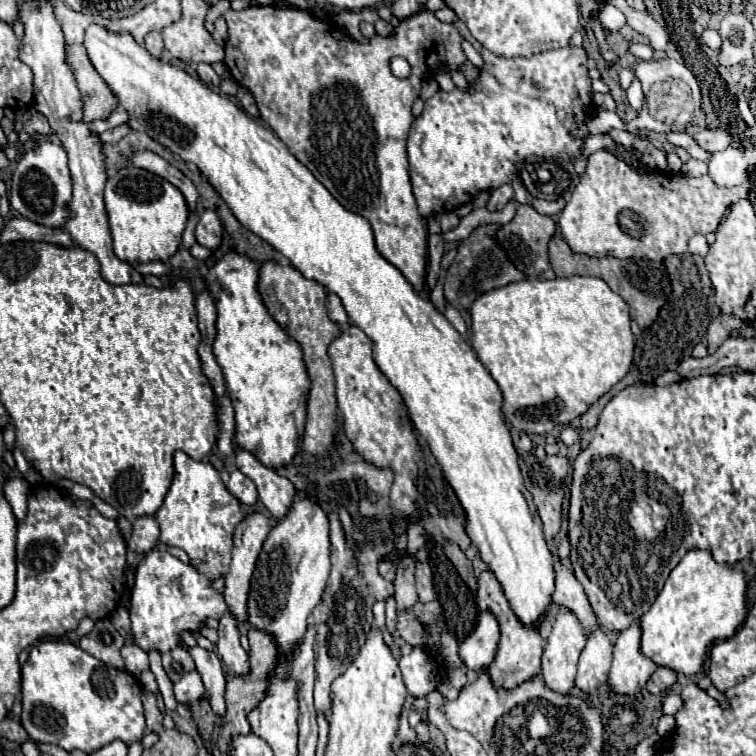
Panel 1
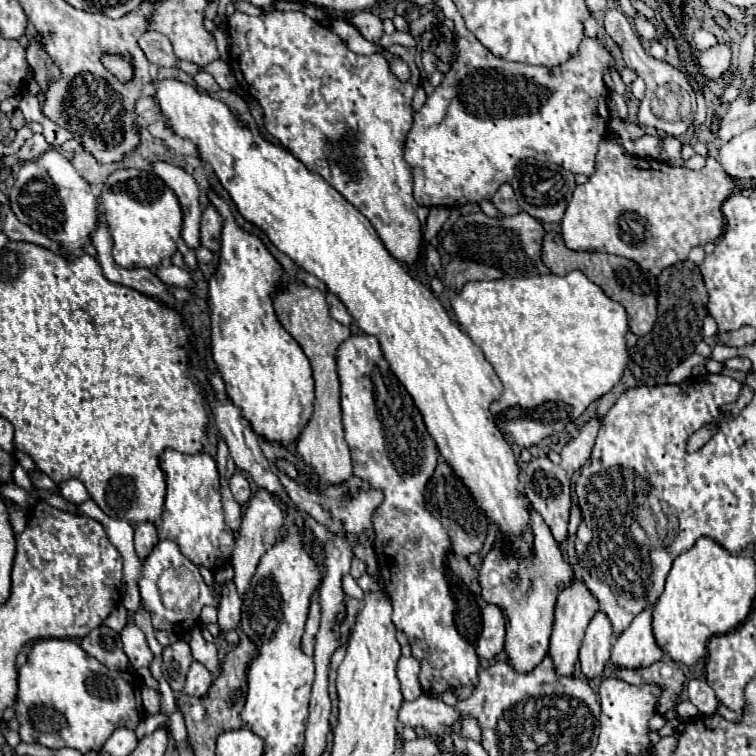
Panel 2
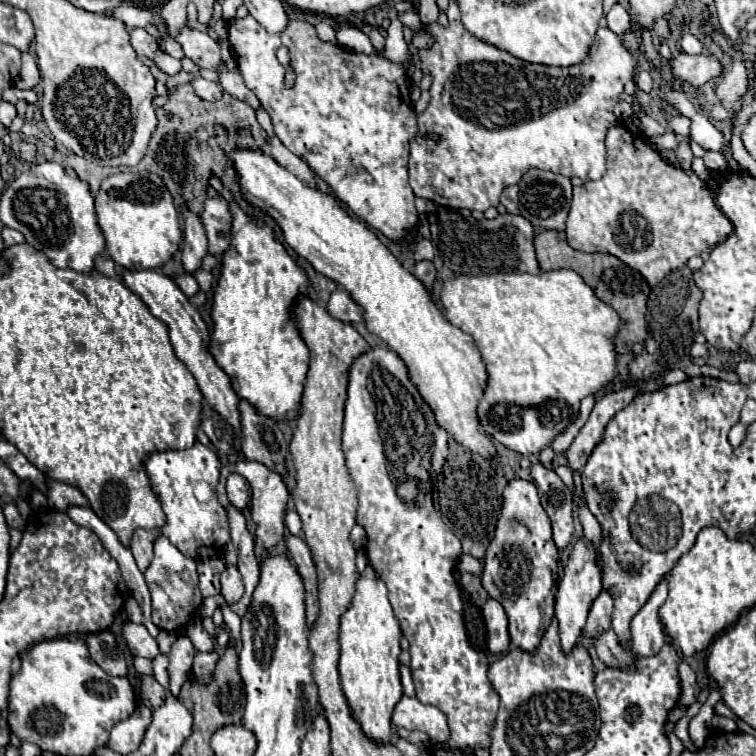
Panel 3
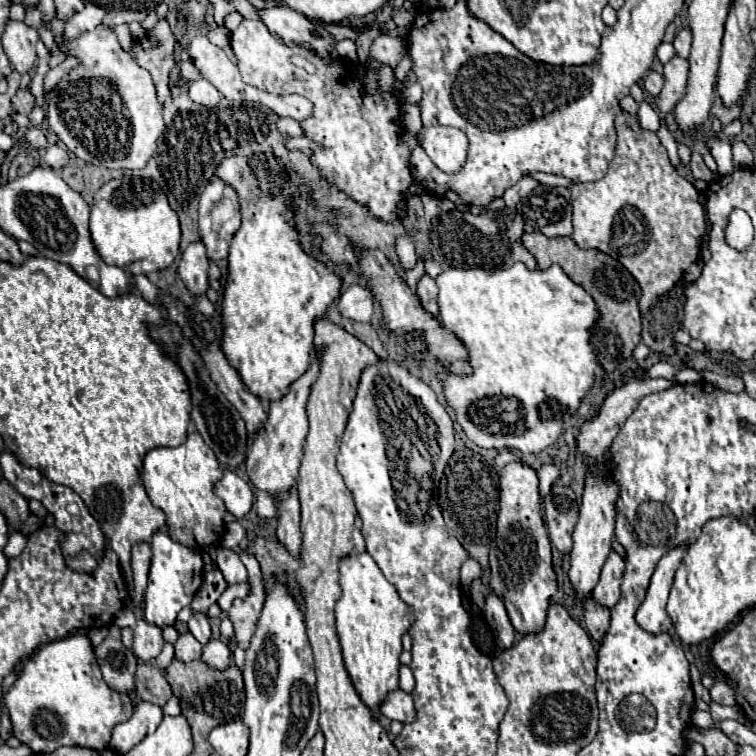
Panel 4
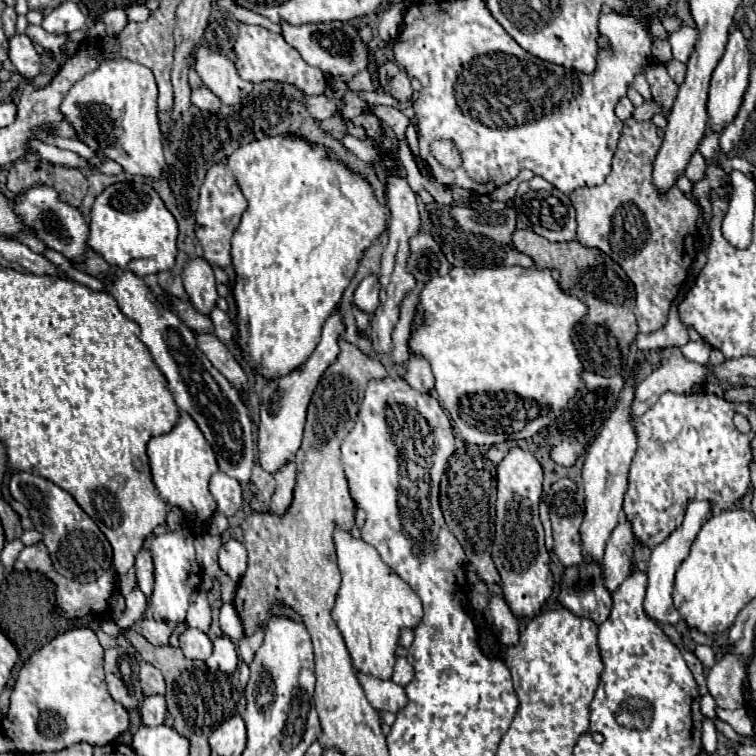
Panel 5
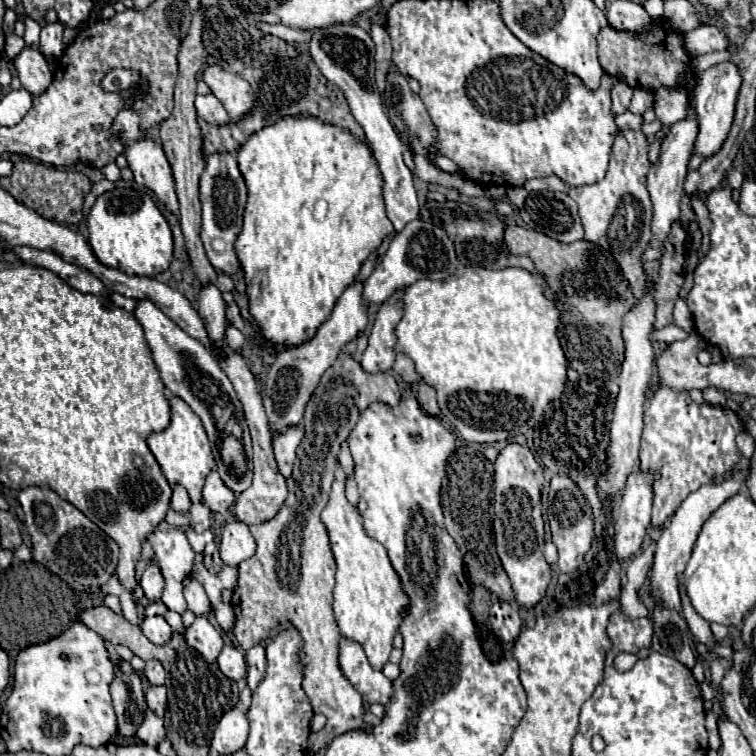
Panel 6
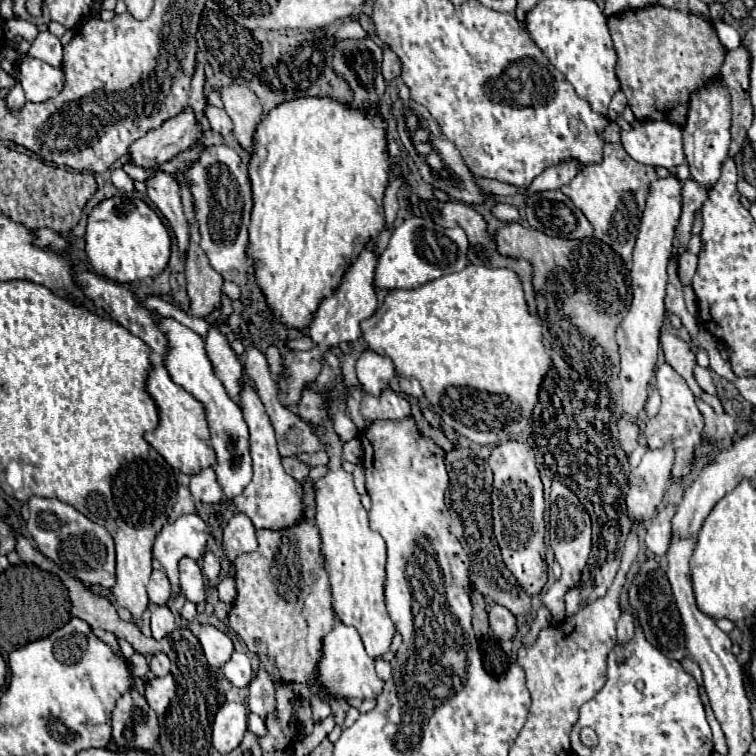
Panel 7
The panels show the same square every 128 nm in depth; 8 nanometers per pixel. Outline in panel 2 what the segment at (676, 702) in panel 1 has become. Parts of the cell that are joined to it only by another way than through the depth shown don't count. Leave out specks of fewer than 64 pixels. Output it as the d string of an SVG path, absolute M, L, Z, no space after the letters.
M684 700L684 702L680 702L678 706L676 706L676 712L678 712L678 716L684 720L684 722L692 722L692 720L698 720L702 714L698 712L698 708L692 704L692 702L688 702L688 700Z

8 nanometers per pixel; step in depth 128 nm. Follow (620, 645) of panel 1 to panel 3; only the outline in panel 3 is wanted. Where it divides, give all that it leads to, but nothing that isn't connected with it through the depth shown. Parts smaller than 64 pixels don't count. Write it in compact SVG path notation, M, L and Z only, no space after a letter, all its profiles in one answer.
M664 576L654 588L648 602L632 618L630 648L636 656L654 656L664 646L666 632L660 622L658 608L666 602L666 598L668 598L668 580Z

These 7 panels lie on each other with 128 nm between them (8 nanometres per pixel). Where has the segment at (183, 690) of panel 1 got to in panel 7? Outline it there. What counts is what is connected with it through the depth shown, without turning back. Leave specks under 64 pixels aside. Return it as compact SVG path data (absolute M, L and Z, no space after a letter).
M234 652L232 660L224 664L224 674L236 688L248 688L248 684L254 680L254 670L250 664L250 658L242 652Z

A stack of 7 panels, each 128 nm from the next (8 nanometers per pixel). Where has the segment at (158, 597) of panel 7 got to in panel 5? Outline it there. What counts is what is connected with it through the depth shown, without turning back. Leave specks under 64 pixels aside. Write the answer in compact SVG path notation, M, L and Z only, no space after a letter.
M140 550L136 556L136 578L138 578L138 588L150 598L154 588L154 564L150 552L146 550Z

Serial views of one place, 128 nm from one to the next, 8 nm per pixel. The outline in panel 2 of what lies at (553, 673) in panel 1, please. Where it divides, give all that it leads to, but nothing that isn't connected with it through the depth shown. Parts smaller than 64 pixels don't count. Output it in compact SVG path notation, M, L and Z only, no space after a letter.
M580 578L570 580L560 590L558 600L556 600L556 608L554 608L554 614L556 614L554 630L552 630L552 636L550 636L550 656L554 658L556 672L560 676L570 676L576 670L578 650L580 650L580 644L582 644L582 638L584 638L584 628L588 626L588 622L596 614L596 610L598 610L598 602Z

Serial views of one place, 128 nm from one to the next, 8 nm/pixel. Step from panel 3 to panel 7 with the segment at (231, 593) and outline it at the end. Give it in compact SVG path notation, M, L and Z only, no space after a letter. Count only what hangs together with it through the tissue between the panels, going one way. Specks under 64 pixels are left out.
M236 512L222 528L222 542L224 542L226 556L232 562L236 560L238 554L254 552L258 544L256 544L256 528L252 520L246 514Z

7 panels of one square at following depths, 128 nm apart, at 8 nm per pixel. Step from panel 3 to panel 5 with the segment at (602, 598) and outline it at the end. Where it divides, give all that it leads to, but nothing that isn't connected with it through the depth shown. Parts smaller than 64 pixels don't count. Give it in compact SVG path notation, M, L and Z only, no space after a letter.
M626 518L618 522L614 528L604 554L604 584L608 584L608 590L614 592L630 574L632 564L632 552L636 548L636 538L632 532L632 526Z

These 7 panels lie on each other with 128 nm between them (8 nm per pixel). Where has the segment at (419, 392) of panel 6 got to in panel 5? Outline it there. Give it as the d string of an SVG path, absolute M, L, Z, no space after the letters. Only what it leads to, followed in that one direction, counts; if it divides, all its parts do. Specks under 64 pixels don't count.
M410 356L410 362L408 362L408 368L404 372L404 378L406 382L416 390L416 392L422 392L422 394L430 394L432 388L434 388L434 376L432 376L432 370L430 366L426 364L424 358L418 358L418 356Z

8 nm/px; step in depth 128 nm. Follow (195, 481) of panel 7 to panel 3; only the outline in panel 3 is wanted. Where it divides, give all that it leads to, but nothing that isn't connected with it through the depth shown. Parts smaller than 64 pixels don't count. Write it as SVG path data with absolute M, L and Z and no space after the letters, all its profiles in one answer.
M230 474L226 480L226 492L228 492L228 500L234 508L244 510L250 502L250 484L248 480L244 480L244 476L240 474Z

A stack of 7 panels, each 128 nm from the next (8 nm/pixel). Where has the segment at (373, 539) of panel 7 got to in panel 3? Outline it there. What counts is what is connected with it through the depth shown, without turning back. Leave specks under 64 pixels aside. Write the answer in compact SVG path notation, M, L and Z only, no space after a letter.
M366 566L362 574L358 574L356 580L356 590L350 602L350 608L342 614L340 618L340 682L342 690L348 698L348 704L352 708L354 718L362 724L362 730L368 738L378 740L378 742L388 742L390 740L390 718L392 718L392 708L396 706L396 700L402 696L402 684L400 684L400 622L394 616L394 610L388 600L388 588L380 580L380 576L374 572L372 566Z

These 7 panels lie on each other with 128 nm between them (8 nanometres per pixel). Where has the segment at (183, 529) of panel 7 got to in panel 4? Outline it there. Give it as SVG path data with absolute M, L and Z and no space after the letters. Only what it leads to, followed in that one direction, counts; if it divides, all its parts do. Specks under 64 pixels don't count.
M162 531L152 536L150 546L152 546L152 566L148 576L148 590L144 596L146 622L156 626L168 626L168 624L174 624L178 612L192 602L202 582L202 558L198 550L192 550L172 540L166 532Z

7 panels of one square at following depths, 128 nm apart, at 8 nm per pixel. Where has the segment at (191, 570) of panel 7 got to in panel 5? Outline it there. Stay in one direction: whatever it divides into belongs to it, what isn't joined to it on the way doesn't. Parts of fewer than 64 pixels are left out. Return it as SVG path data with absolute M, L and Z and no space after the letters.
M196 588L190 594L190 606L188 606L186 622L192 628L200 628L202 632L208 632L208 628L210 628L210 604L208 604L208 596L204 590Z

